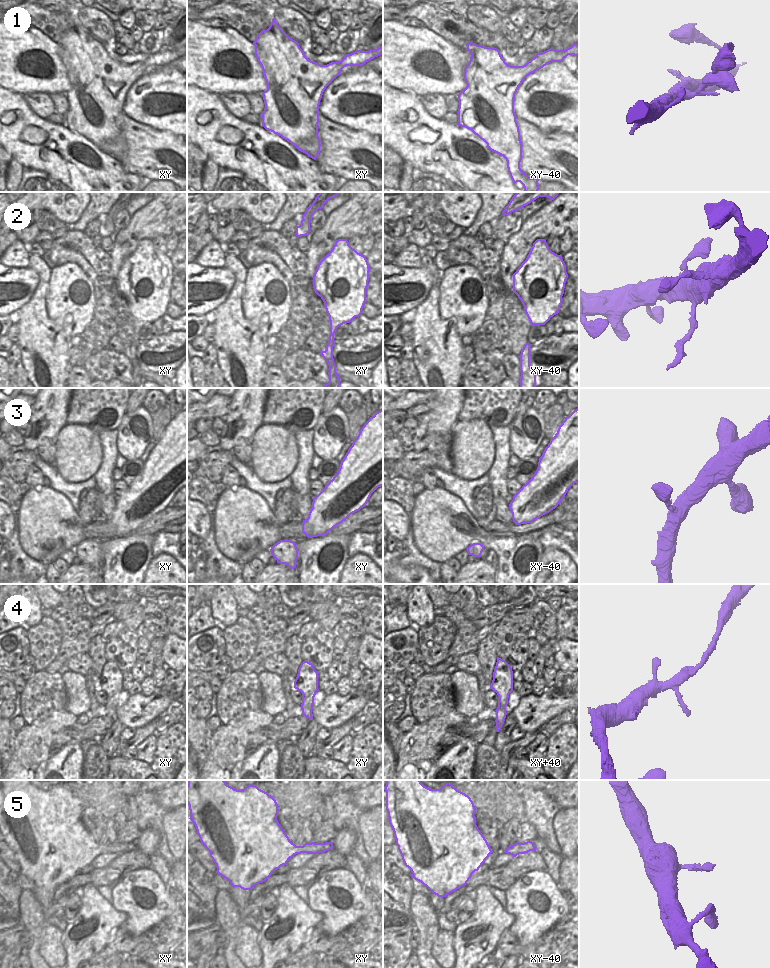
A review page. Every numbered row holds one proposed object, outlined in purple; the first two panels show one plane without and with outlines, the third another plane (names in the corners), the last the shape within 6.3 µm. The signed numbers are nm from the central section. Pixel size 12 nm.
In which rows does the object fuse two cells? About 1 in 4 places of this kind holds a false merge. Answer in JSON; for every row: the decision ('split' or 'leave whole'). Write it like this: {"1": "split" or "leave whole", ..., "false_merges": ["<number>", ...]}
{"1": "leave whole", "2": "split", "3": "leave whole", "4": "leave whole", "5": "leave whole", "false_merges": ["2"]}

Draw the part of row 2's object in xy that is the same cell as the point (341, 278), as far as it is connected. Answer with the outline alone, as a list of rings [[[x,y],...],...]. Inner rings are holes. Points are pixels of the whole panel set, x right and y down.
[[[338,239],[332,250],[319,262],[313,276],[313,288],[323,300],[329,316],[329,339],[334,337],[339,326],[350,323],[355,317],[362,314],[366,302],[369,271],[370,268],[365,255],[353,249],[347,239]]]

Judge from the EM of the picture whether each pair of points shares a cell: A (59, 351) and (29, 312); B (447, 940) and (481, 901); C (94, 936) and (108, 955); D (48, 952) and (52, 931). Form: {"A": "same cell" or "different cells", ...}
{"A": "same cell", "B": "different cells", "C": "different cells", "D": "same cell"}

